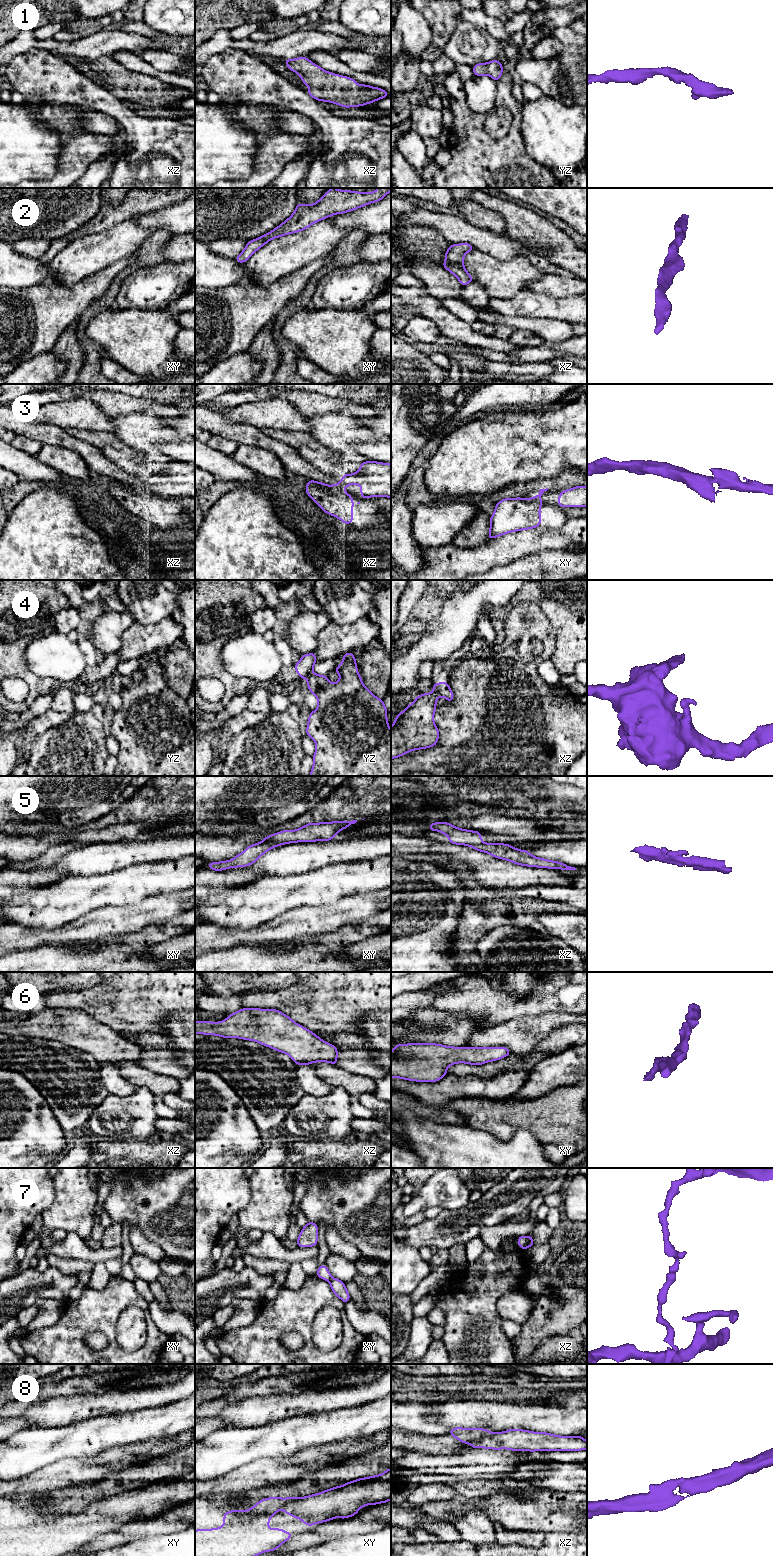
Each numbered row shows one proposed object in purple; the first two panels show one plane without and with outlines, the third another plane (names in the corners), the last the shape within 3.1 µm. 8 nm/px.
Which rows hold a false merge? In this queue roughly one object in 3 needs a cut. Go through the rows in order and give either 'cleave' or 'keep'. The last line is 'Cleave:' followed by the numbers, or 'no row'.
1: keep
2: keep
3: cleave
4: cleave
5: keep
6: keep
7: cleave
8: keep
Cleave: 3, 4, 7

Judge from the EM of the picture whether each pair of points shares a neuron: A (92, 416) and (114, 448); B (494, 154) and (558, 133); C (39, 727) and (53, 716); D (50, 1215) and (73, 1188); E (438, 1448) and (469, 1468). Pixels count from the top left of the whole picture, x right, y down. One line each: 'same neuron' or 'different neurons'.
A: different neurons
B: different neurons
C: same neuron
D: same neuron
E: different neurons

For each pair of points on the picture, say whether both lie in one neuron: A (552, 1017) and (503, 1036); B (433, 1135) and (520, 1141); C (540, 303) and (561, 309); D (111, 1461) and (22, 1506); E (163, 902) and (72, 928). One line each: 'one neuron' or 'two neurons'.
A: one neuron
B: one neuron
C: one neuron
D: two neurons
E: one neuron

